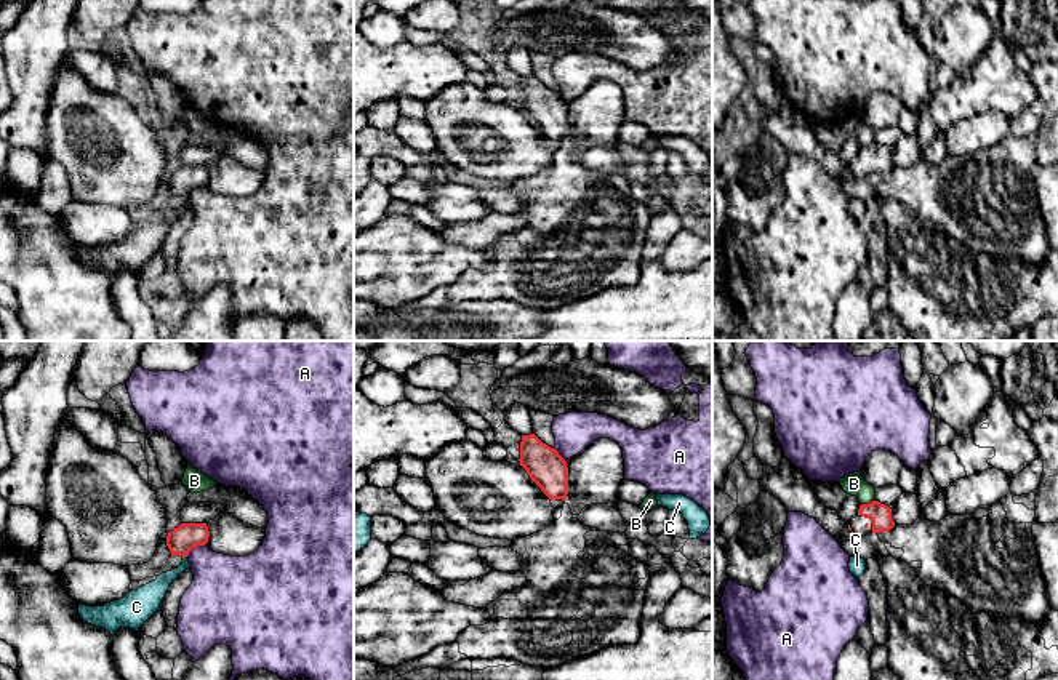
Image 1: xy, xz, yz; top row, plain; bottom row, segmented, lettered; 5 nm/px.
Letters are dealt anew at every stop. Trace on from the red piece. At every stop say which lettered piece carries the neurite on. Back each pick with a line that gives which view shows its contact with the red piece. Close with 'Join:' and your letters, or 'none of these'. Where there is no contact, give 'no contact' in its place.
Join: none of these

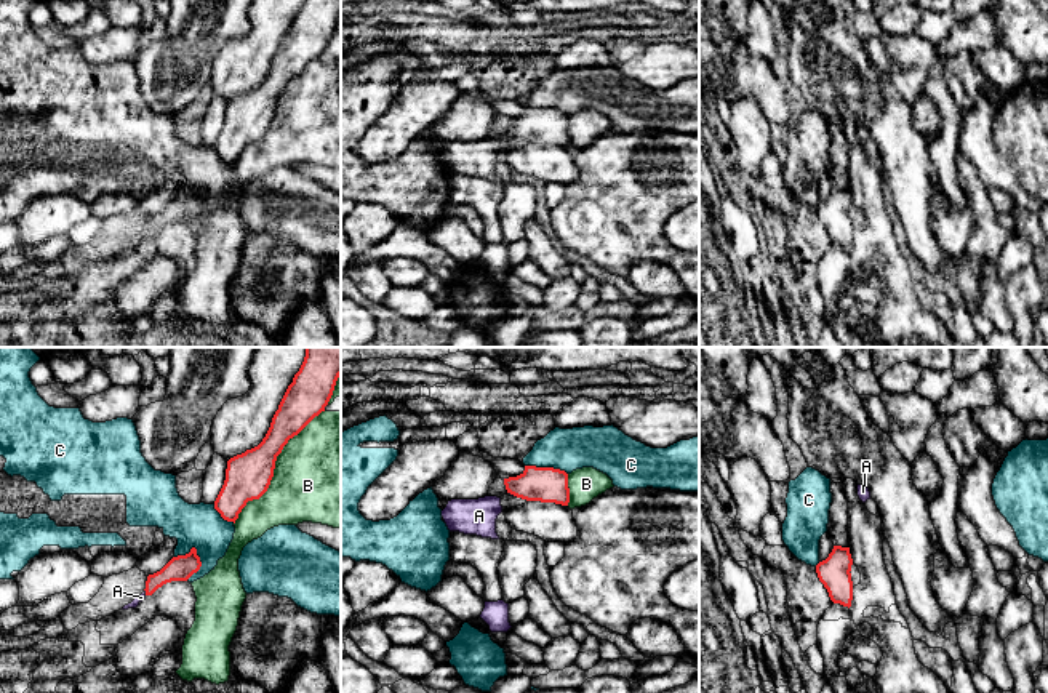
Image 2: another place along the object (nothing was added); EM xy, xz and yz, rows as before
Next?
A: xy
Join: A

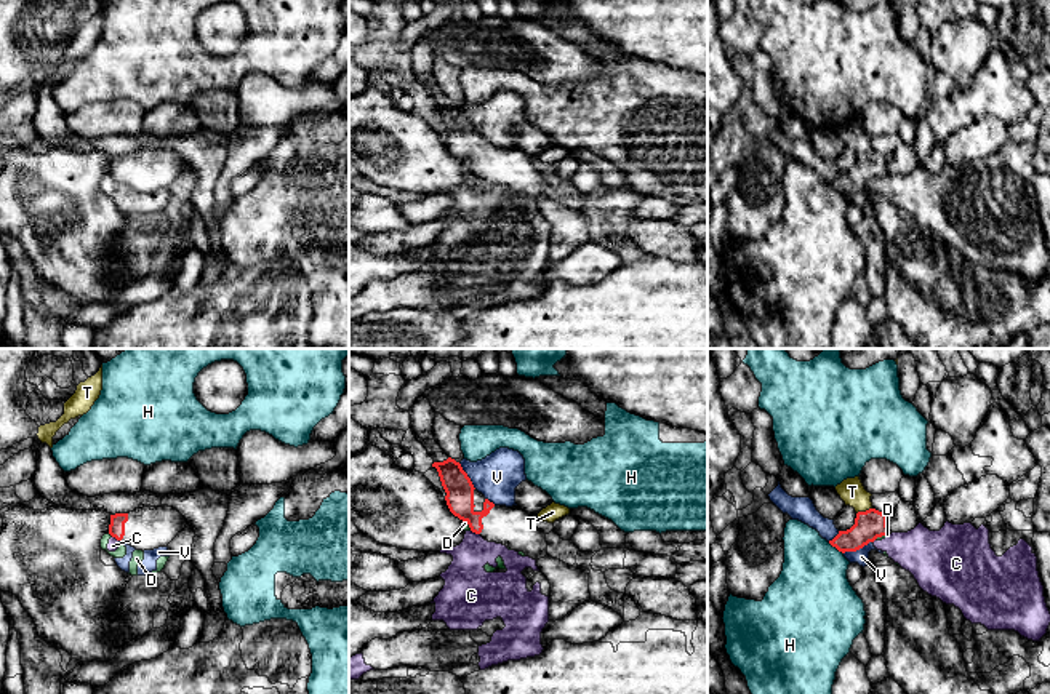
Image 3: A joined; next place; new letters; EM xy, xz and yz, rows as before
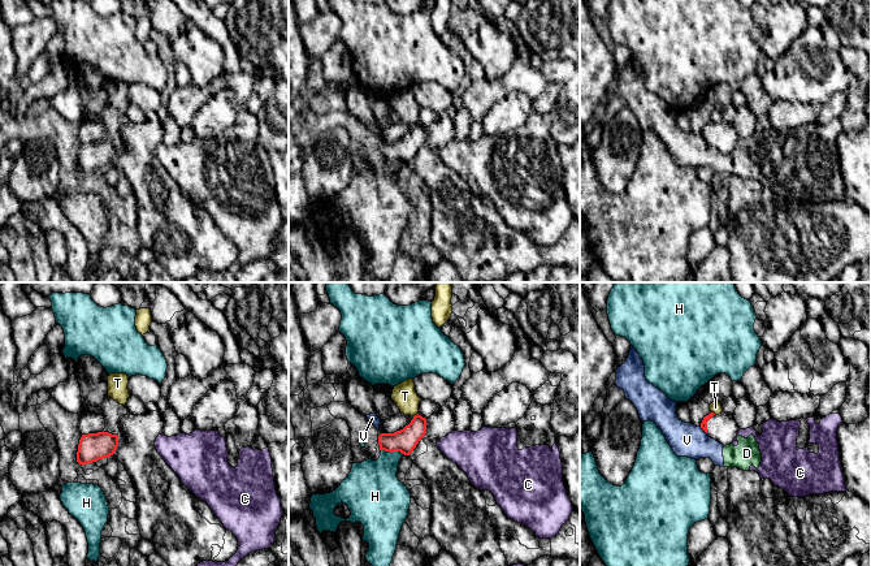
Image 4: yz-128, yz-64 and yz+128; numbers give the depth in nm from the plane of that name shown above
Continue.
Join: none of these

